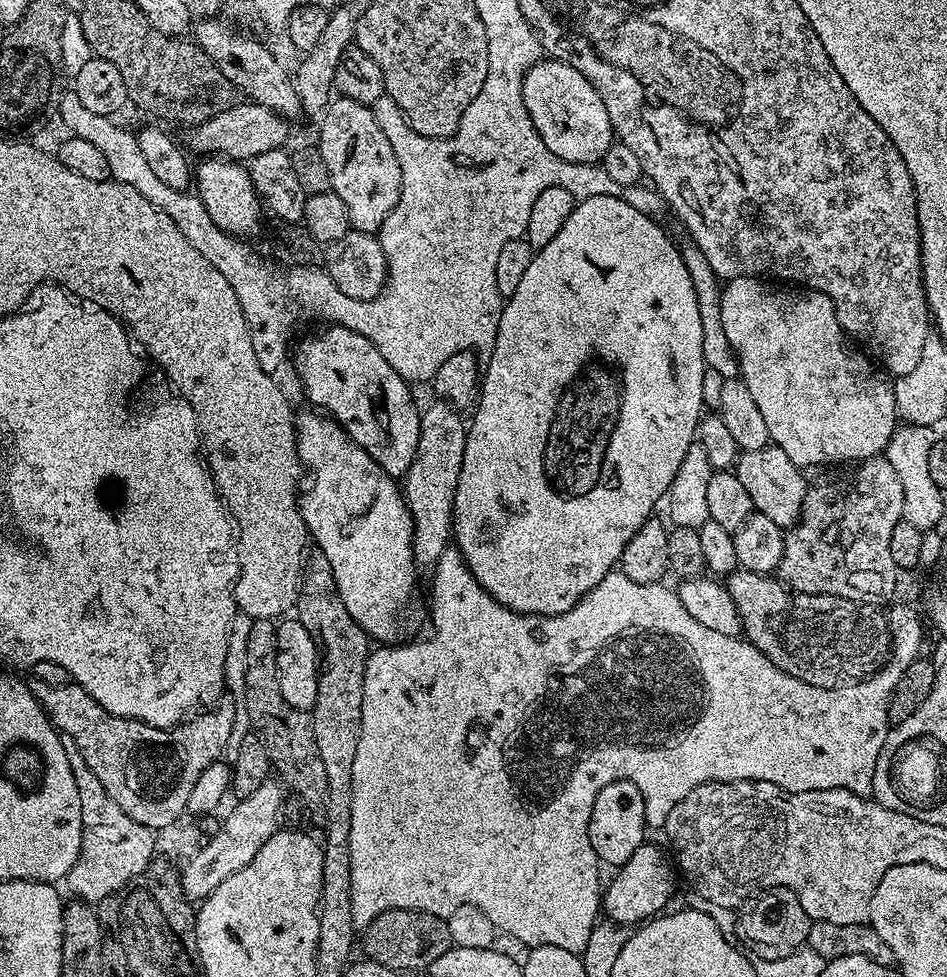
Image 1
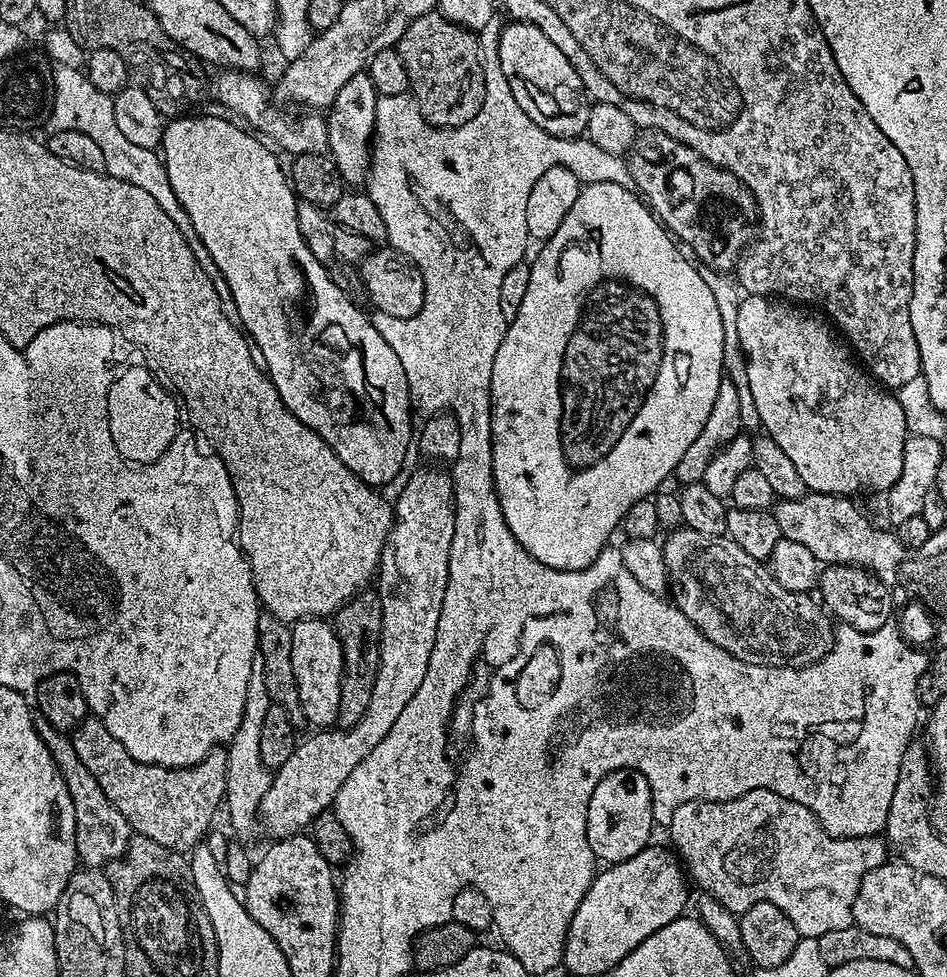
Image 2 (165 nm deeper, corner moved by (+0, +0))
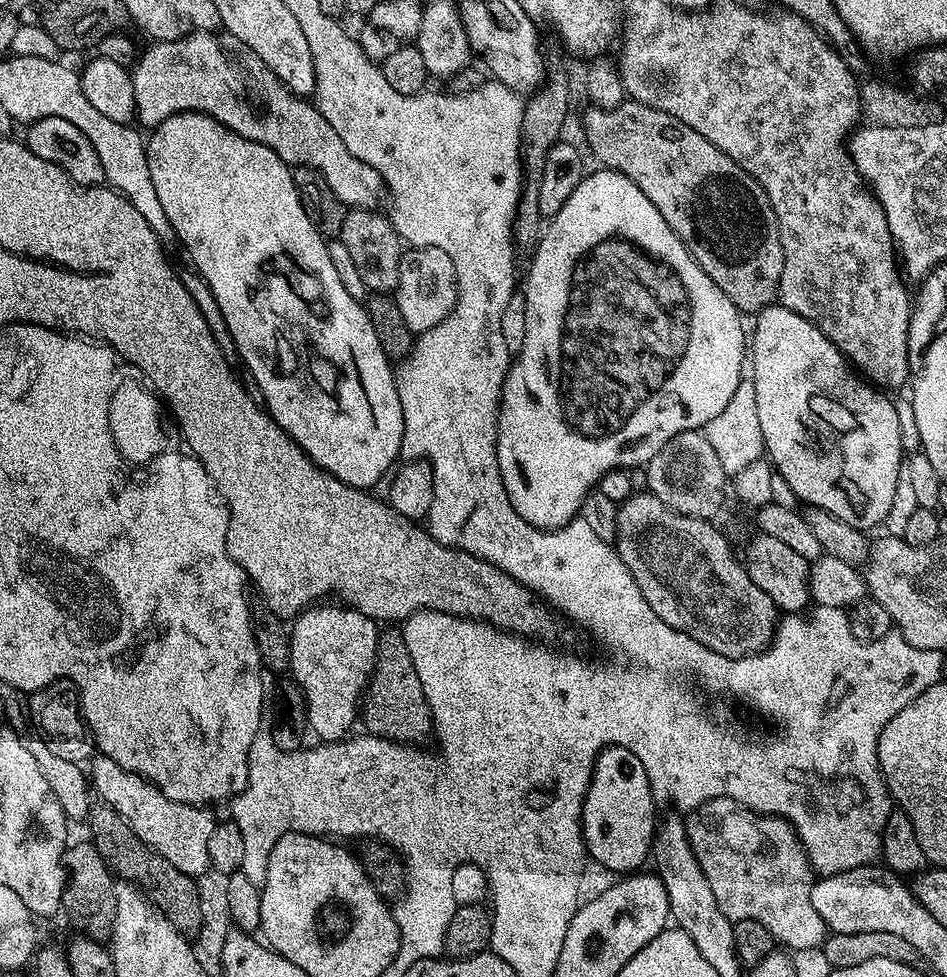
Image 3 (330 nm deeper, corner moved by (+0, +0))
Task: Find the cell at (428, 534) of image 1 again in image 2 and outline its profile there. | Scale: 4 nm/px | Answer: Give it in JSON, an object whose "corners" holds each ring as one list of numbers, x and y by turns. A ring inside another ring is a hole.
{"corners":[[428,466,432,468,424,468,421,472,416,472,404,484,404,489,400,492,400,497,394,500,394,515,392,517,392,528,388,531,388,541,384,544,384,549,380,555,380,567,378,569,378,584,380,580,380,588,378,587,378,595,382,602,382,628,380,630,380,661,378,662,378,670,374,678,374,690,370,690,370,706,366,706,366,714,362,714,362,718,358,722,354,722,354,726,349,728,337,727,335,730,316,730,305,740,301,739,297,743,296,748,290,754,290,758,286,758,286,762,282,762,282,766,275,769,274,775,269,779,268,789,262,798,258,809,258,820,266,831,272,835,272,838,283,838,286,836,294,836,303,833,305,829,311,825,314,818,318,818,318,814,329,811,335,805,338,790,342,790,342,782,346,782,346,778,350,778,350,774,354,774,354,769,358,766,358,762,362,762,362,758,366,758,370,754,370,750,374,750,374,746,378,746,378,742,382,742,382,738,386,738,386,734,390,734,390,726,394,726,394,722,398,722,402,710,406,710,406,702,410,702,410,698,414,698,422,686,422,682,426,678,426,666,430,666,430,654,434,650,434,642,438,634,438,618,442,618,442,598,446,598,446,582,448,581,448,563,450,562,450,542,454,540,454,498,452,497,452,478,447,471,439,472,439,467]]}

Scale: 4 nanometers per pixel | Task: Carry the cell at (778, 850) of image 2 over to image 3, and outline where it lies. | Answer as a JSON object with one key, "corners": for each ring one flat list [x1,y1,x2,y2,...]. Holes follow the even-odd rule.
{"corners":[[723,796,698,806,686,823,694,858,698,858,698,866,714,890,718,910,726,918,760,922,777,945,792,952,823,945,828,927,810,902,814,869,790,821,755,812]]}

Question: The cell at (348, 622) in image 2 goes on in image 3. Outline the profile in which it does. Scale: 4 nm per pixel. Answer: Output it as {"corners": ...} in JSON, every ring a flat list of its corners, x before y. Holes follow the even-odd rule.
{"corners":[[396,626,385,628,388,629,380,632,380,641,376,647,376,670,368,681,368,687,364,689,362,724,368,727,365,729,373,736,416,746,421,743,419,740,433,735,432,711,426,702,422,682,418,682,418,670,414,670,410,650,406,650,403,631]]}

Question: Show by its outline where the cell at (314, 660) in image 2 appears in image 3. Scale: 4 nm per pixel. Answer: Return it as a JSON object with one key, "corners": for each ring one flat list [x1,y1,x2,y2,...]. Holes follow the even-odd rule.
{"corners":[[317,602,291,621,290,676,304,695,313,737,320,736,316,738,324,742,340,742,358,724,364,689,376,670,379,641,377,621,340,602]]}

